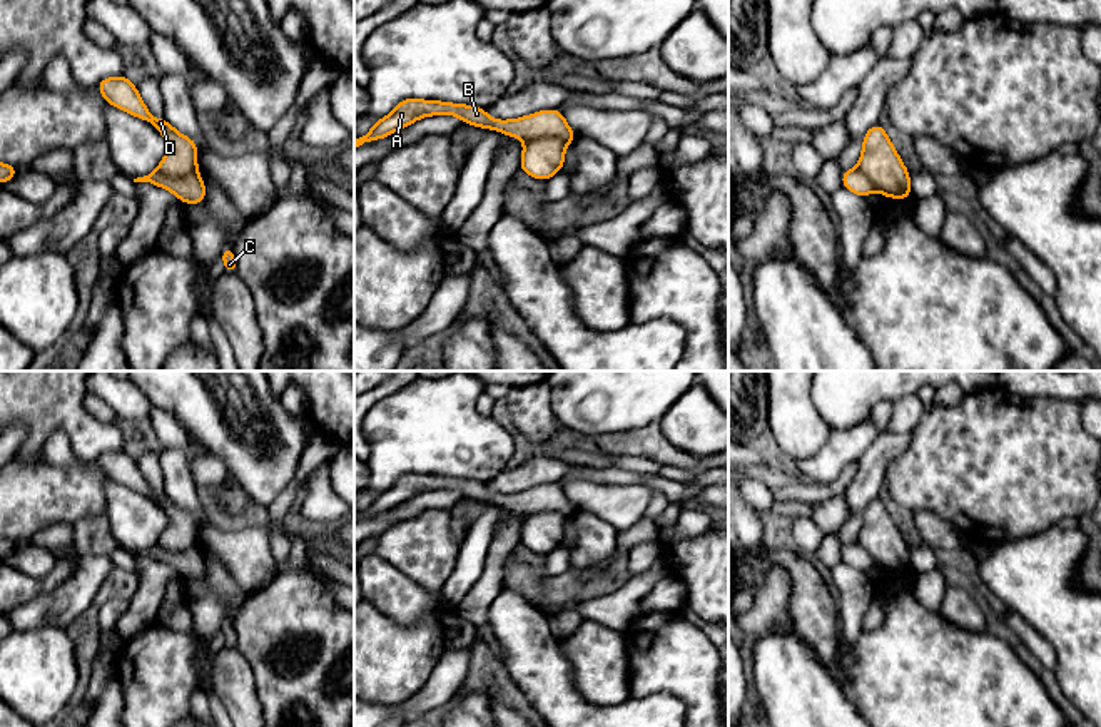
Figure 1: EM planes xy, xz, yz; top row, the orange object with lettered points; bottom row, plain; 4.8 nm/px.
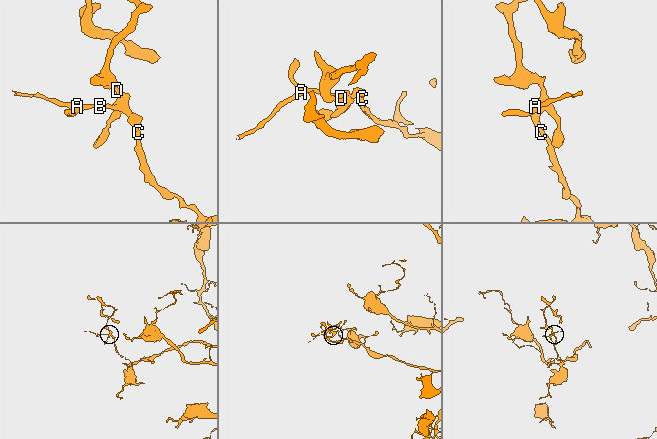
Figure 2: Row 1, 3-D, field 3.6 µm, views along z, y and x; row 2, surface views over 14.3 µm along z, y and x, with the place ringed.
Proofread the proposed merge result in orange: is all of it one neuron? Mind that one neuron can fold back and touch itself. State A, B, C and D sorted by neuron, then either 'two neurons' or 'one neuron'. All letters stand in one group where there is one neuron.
groups A B C / D; two neurons

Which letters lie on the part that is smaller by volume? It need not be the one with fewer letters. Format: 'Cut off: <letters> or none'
Cut off: D

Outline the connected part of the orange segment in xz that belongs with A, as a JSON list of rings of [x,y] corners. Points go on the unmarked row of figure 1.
[[[404,473],[389,490],[374,496],[366,510],[356,513],[354,521],[363,520],[364,516],[388,511],[426,490],[443,488],[456,490],[464,498],[485,501],[488,505],[498,505],[505,510],[523,513],[526,516],[540,511],[558,511],[570,518],[573,513],[576,513],[576,508],[568,501],[560,483],[535,486],[531,490],[513,495],[496,495],[490,493],[485,483],[474,480]]]

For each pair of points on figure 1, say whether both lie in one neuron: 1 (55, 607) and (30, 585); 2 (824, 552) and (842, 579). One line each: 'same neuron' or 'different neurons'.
1: different neurons
2: different neurons

